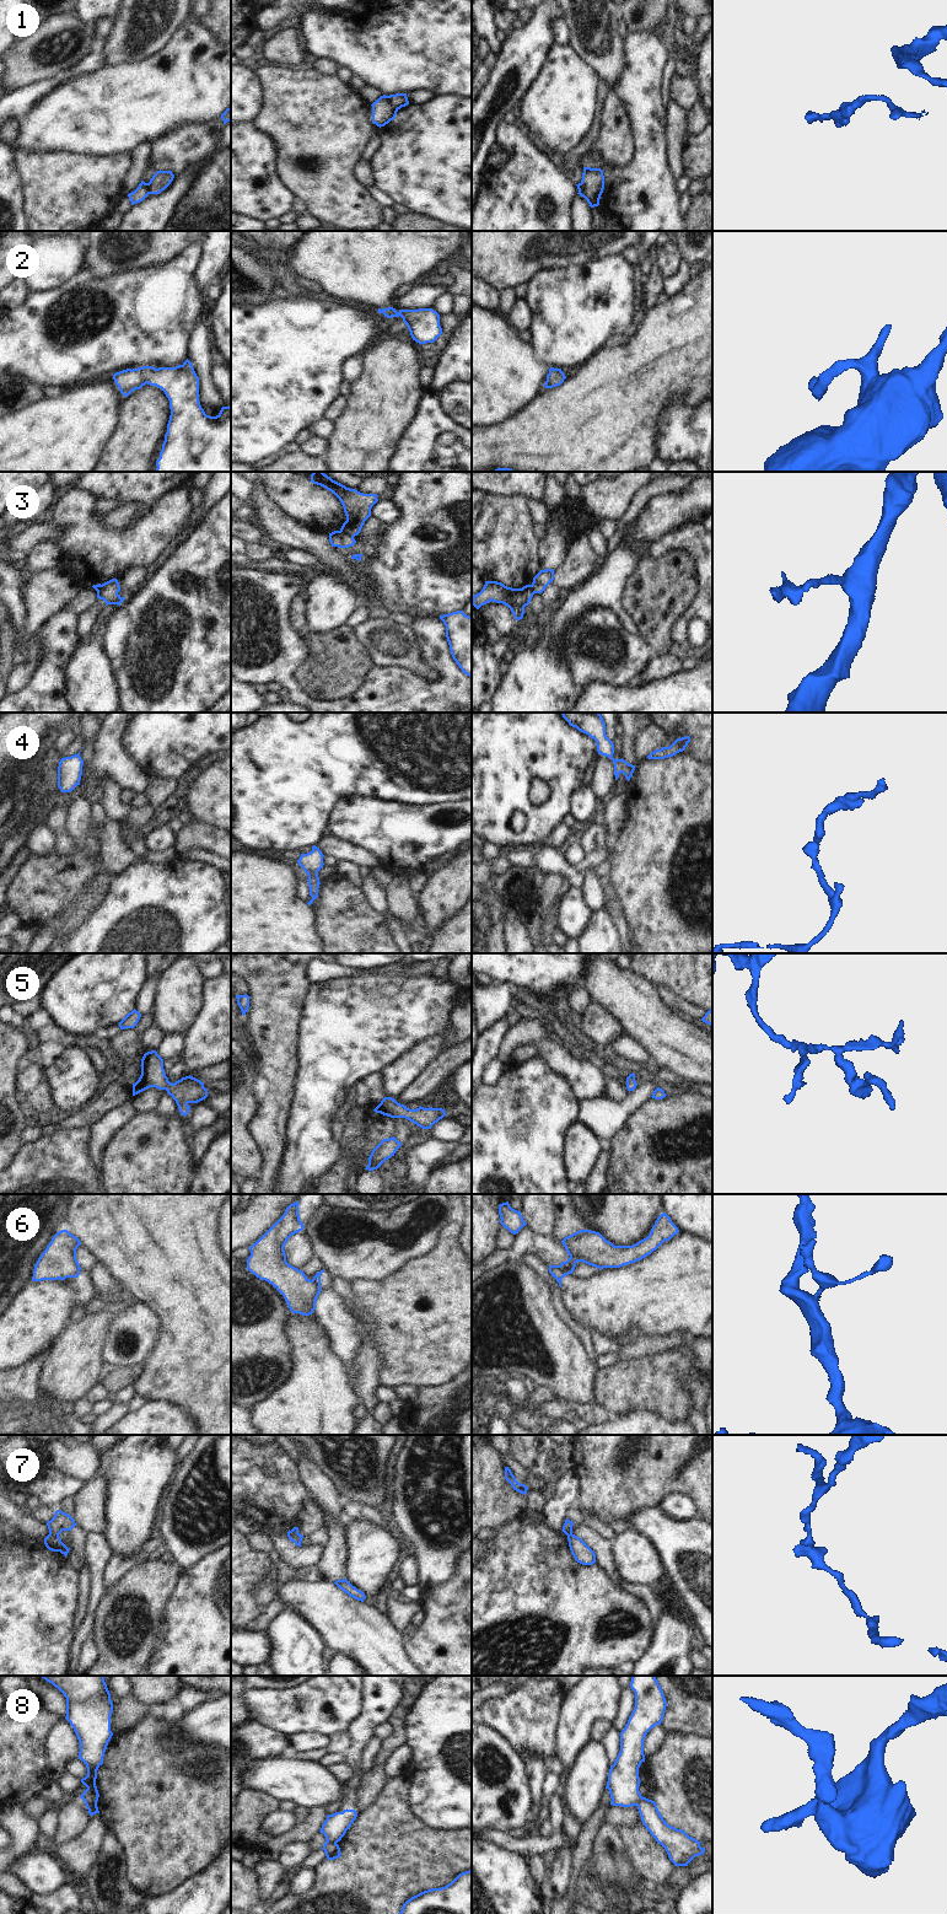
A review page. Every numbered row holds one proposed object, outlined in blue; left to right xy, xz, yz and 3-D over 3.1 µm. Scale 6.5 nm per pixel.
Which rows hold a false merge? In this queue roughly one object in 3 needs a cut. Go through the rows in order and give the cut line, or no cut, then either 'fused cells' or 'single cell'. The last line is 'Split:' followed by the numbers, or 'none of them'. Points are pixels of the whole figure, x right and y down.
1: xz (387, 96), (398, 108) | fused cells
2: no cut | single cell
3: xz (340, 530), (353, 537) | fused cells
4: no cut | single cell
5: no cut | single cell
6: xz (312, 1279), (318, 1292) | fused cells
7: xy (49, 1533), (58, 1536) | fused cells
8: xy (85, 1801), (96, 1806) | fused cells
Split: 1, 3, 6, 7, 8

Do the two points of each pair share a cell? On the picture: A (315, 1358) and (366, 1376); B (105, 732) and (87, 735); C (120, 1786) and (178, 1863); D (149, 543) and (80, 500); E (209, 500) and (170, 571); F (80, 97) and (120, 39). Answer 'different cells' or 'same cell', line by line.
A: different cells
B: different cells
C: same cell
D: same cell
E: different cells
F: different cells

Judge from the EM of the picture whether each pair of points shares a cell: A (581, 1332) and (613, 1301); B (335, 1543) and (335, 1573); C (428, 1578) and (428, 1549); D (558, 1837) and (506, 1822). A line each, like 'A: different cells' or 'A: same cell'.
A: different cells
B: same cell
C: same cell
D: different cells

